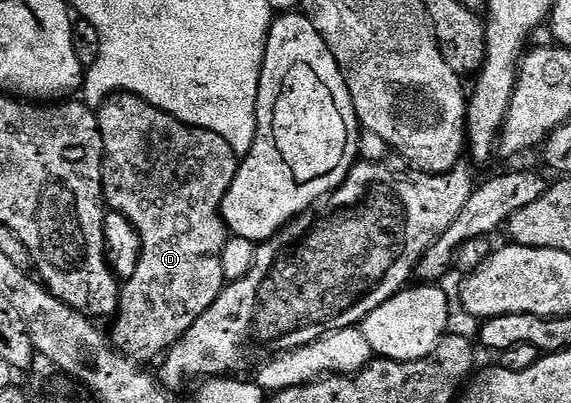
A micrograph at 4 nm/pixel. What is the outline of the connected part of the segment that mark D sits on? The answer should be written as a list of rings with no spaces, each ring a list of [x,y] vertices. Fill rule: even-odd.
[[[112,94],[101,106],[97,107],[96,113],[102,137],[102,196],[105,205],[113,213],[124,216],[133,224],[142,245],[140,268],[136,268],[136,276],[125,279],[120,290],[118,313],[113,319],[115,322],[112,342],[127,358],[132,358],[139,364],[150,364],[153,358],[161,359],[170,347],[175,346],[182,339],[182,335],[188,332],[188,328],[192,328],[192,324],[196,324],[196,320],[200,320],[200,316],[204,316],[204,312],[208,312],[208,308],[212,308],[212,304],[220,296],[222,289],[228,285],[222,267],[222,253],[228,241],[226,221],[222,219],[222,201],[236,176],[240,156],[234,151],[232,144],[228,144],[228,140],[224,140],[224,136],[216,136],[216,132],[189,126],[176,116],[156,108],[151,102],[145,102],[143,98],[135,94]]]

